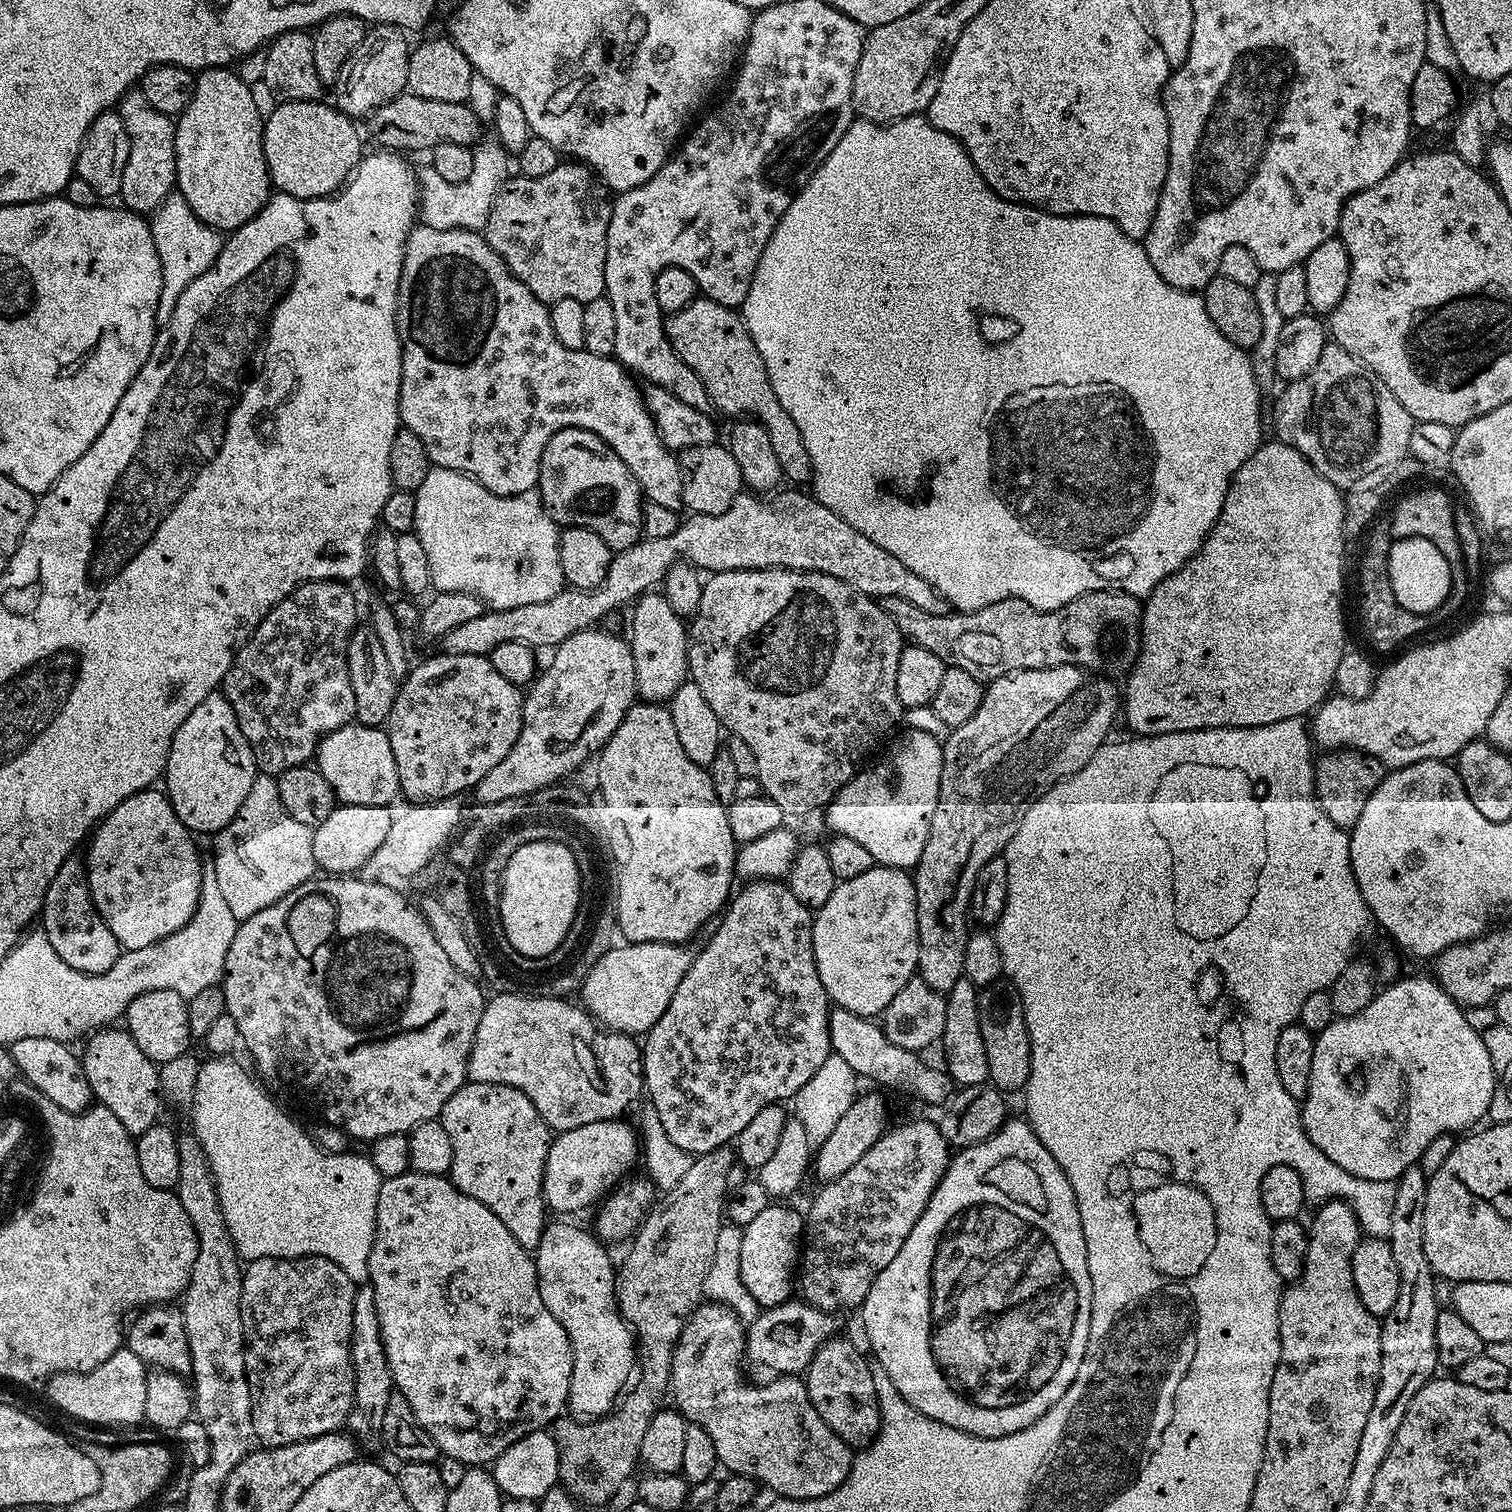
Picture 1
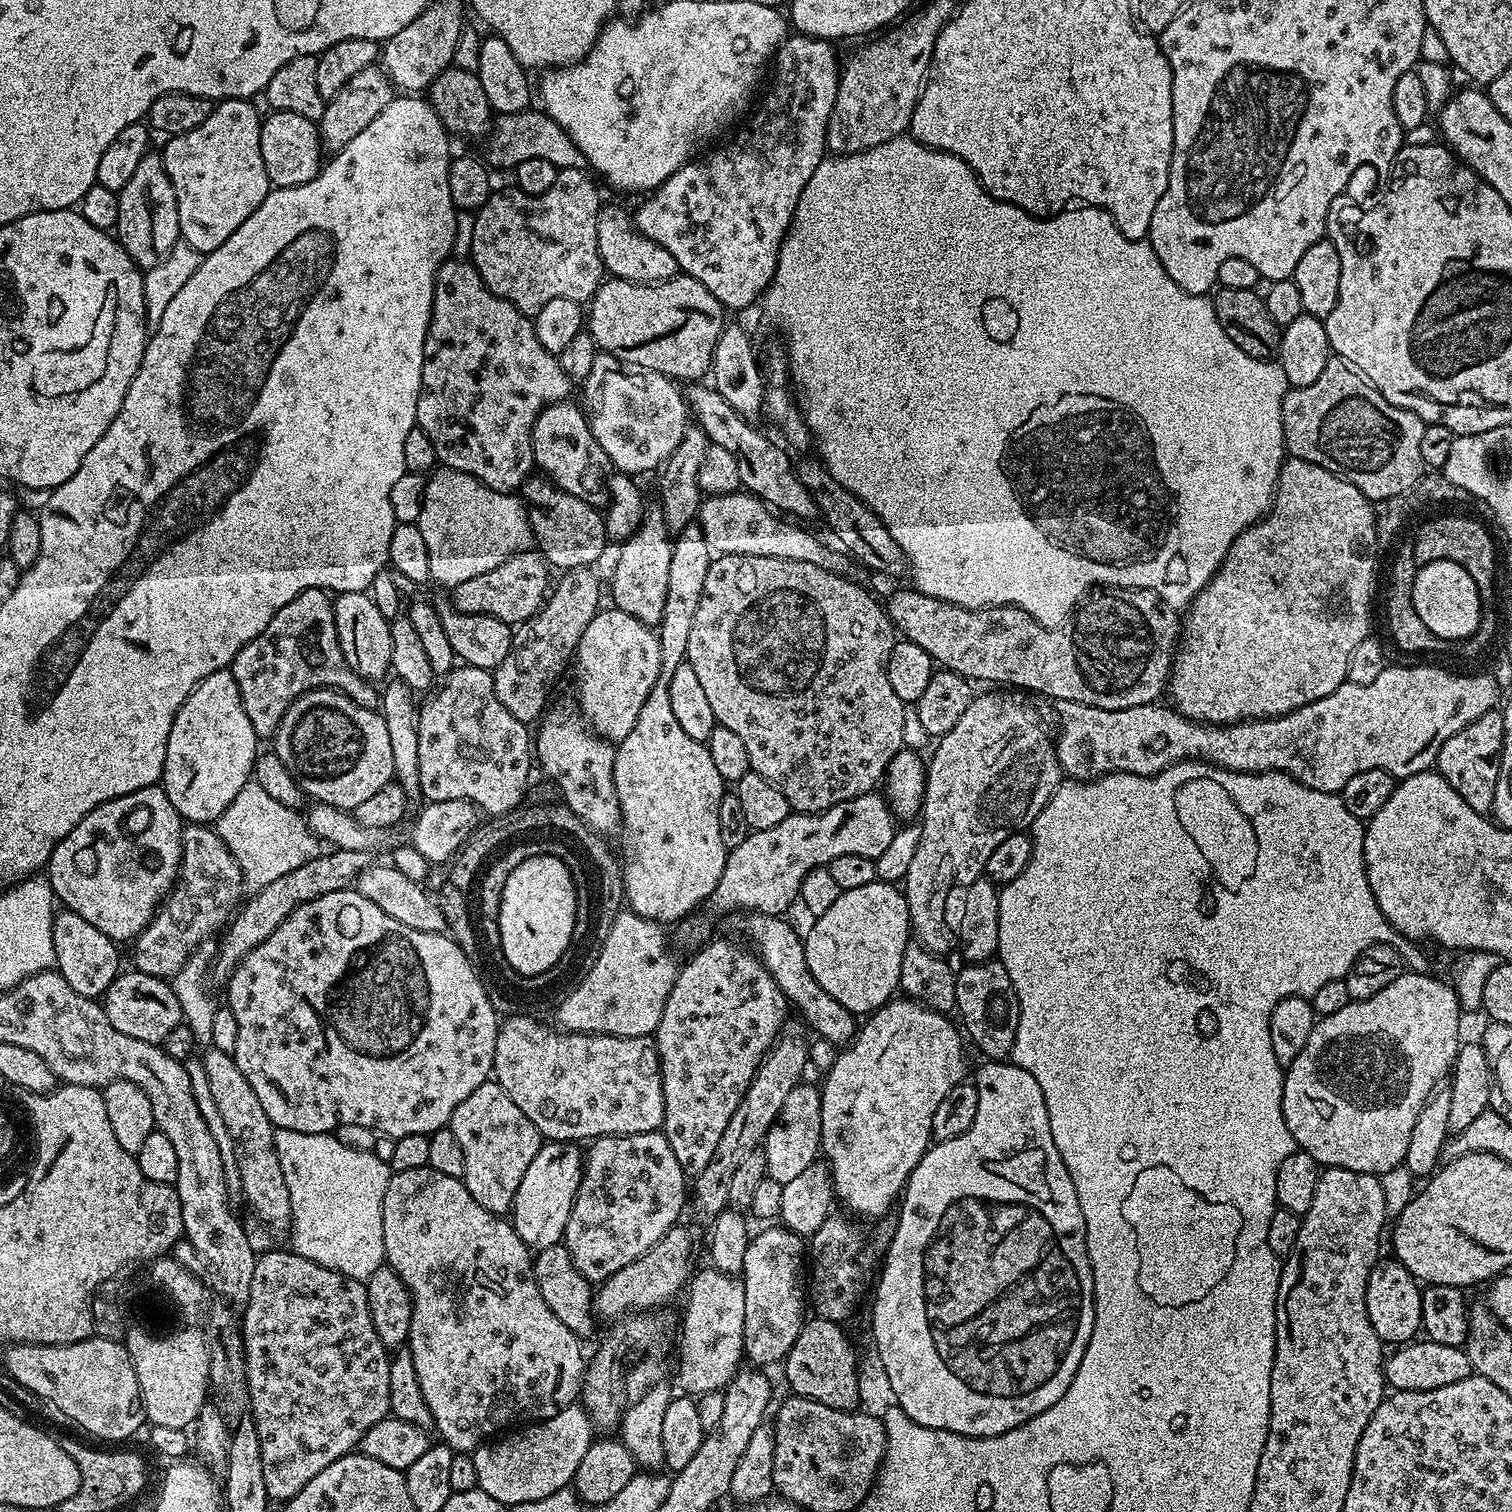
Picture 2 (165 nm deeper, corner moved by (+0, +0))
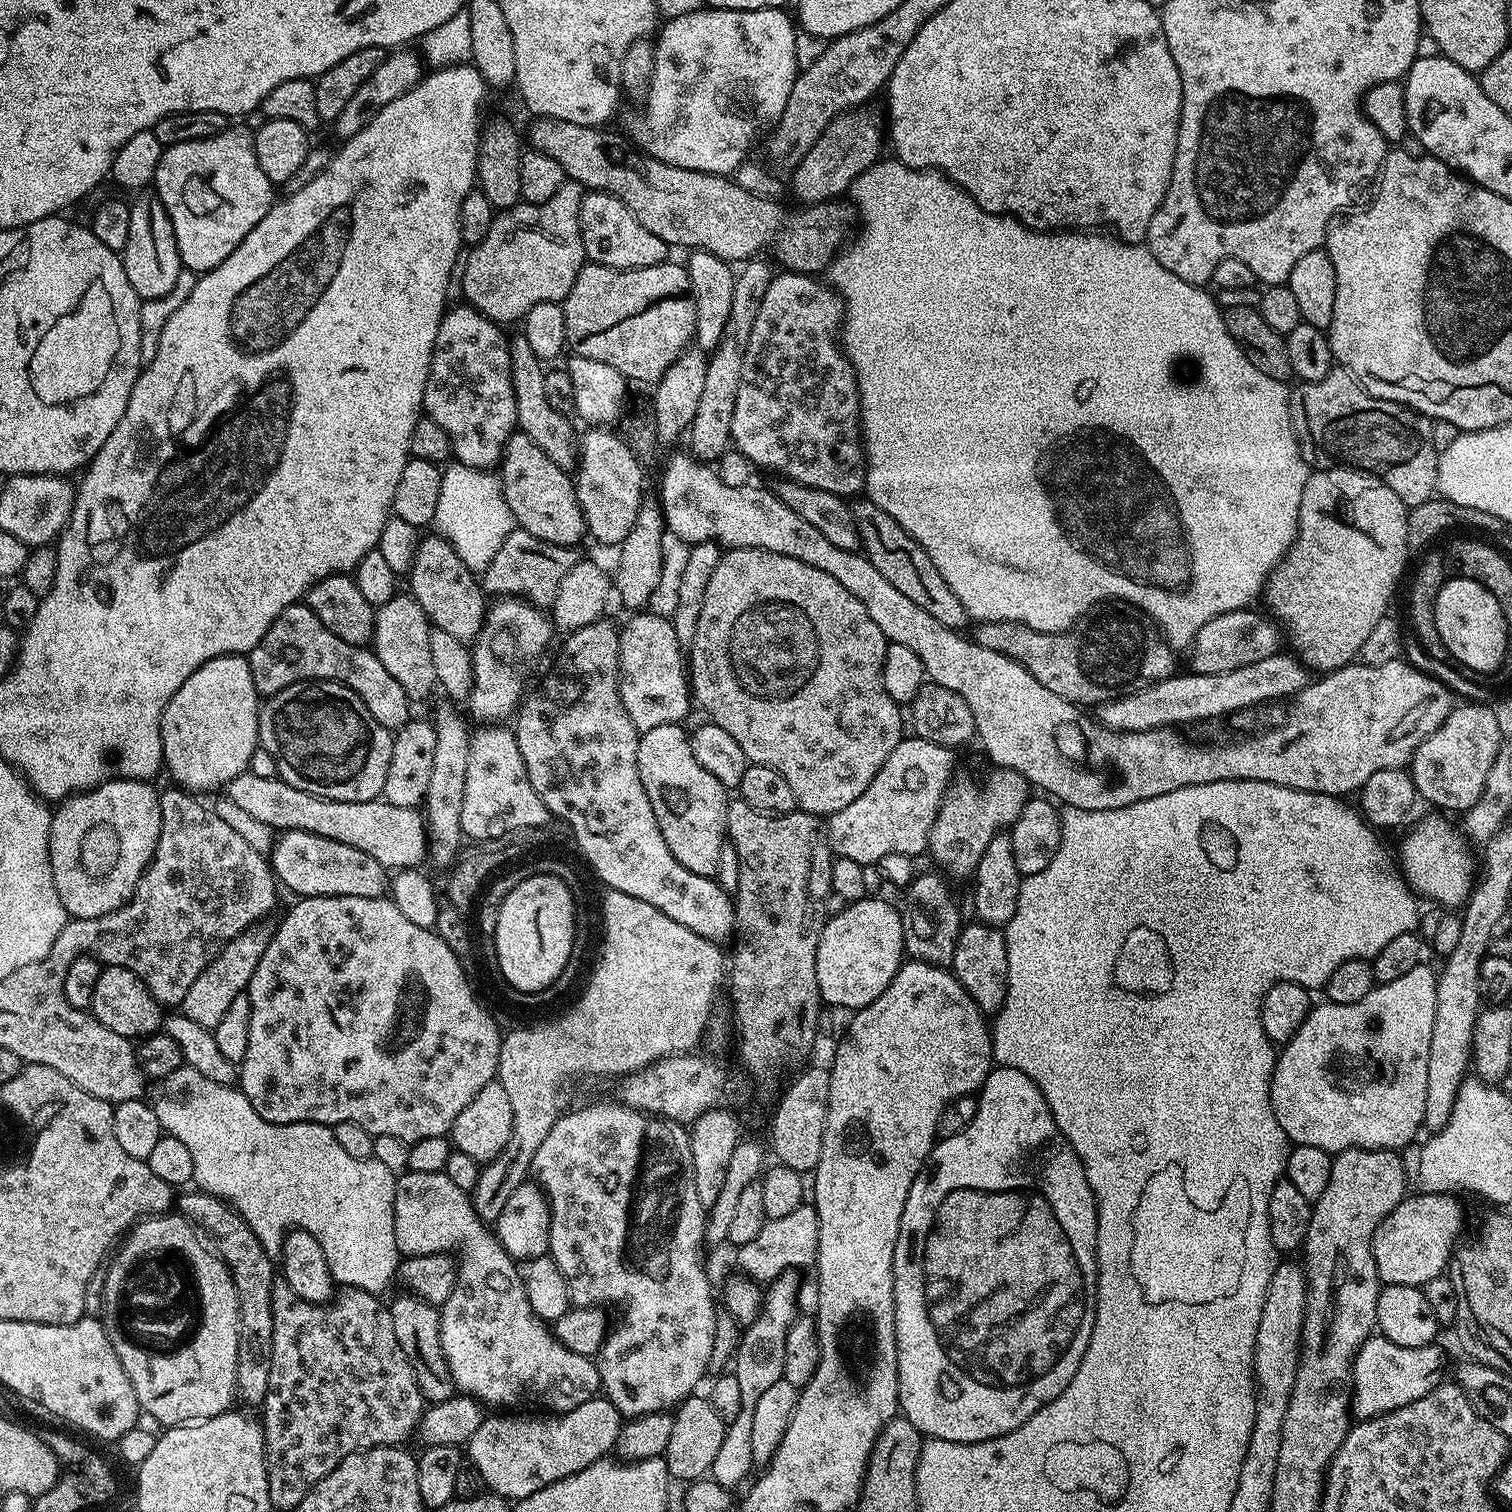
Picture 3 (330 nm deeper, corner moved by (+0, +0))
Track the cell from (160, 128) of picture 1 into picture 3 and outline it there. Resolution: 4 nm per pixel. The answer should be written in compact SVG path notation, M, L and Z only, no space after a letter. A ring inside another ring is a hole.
M140 194L130 204L130 238L126 242L122 259L126 278L130 278L130 286L134 286L141 301L162 298L162 294L170 294L174 284L178 282L178 274L182 270L178 242L174 238L174 226L170 222L168 212L162 206L159 196Z

